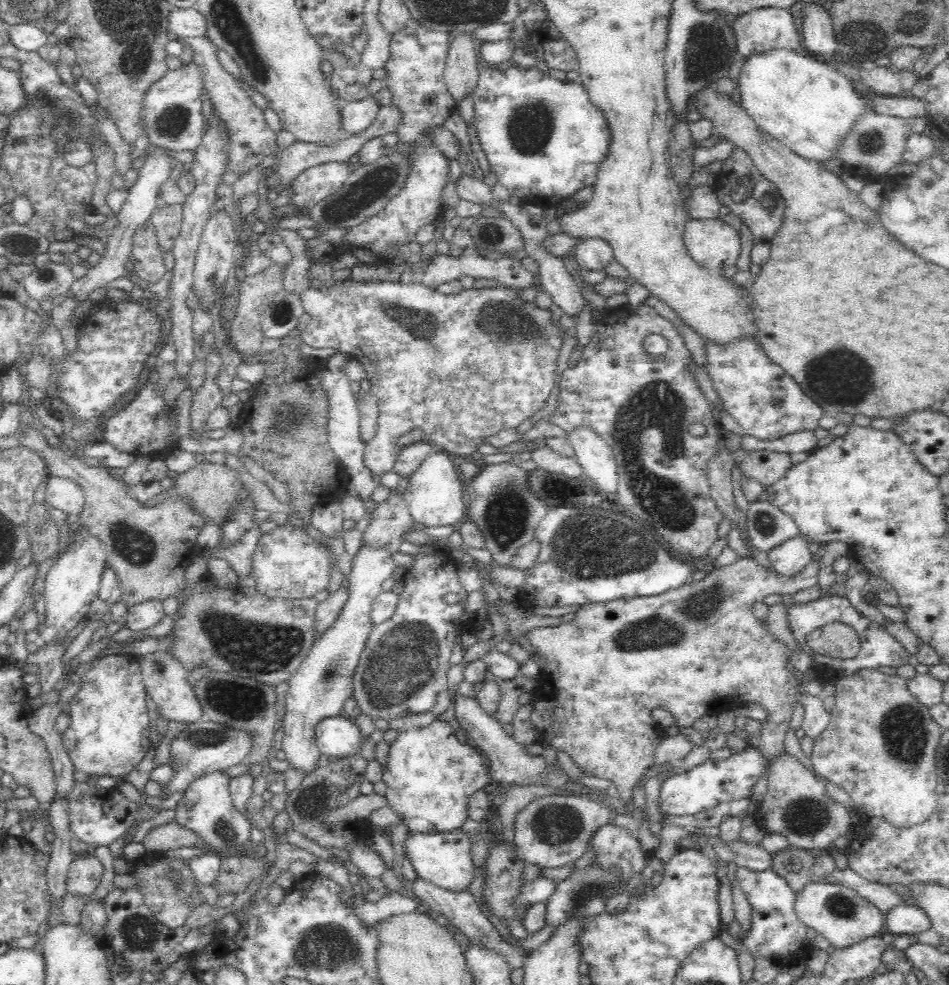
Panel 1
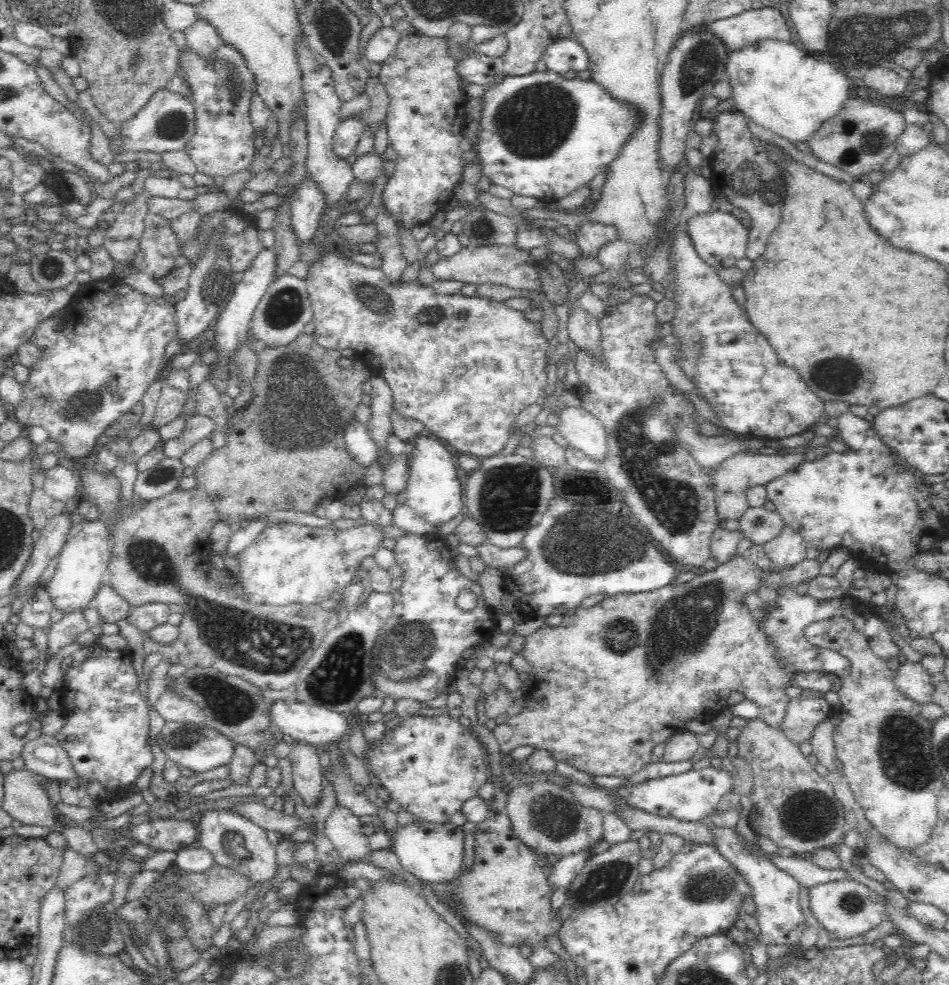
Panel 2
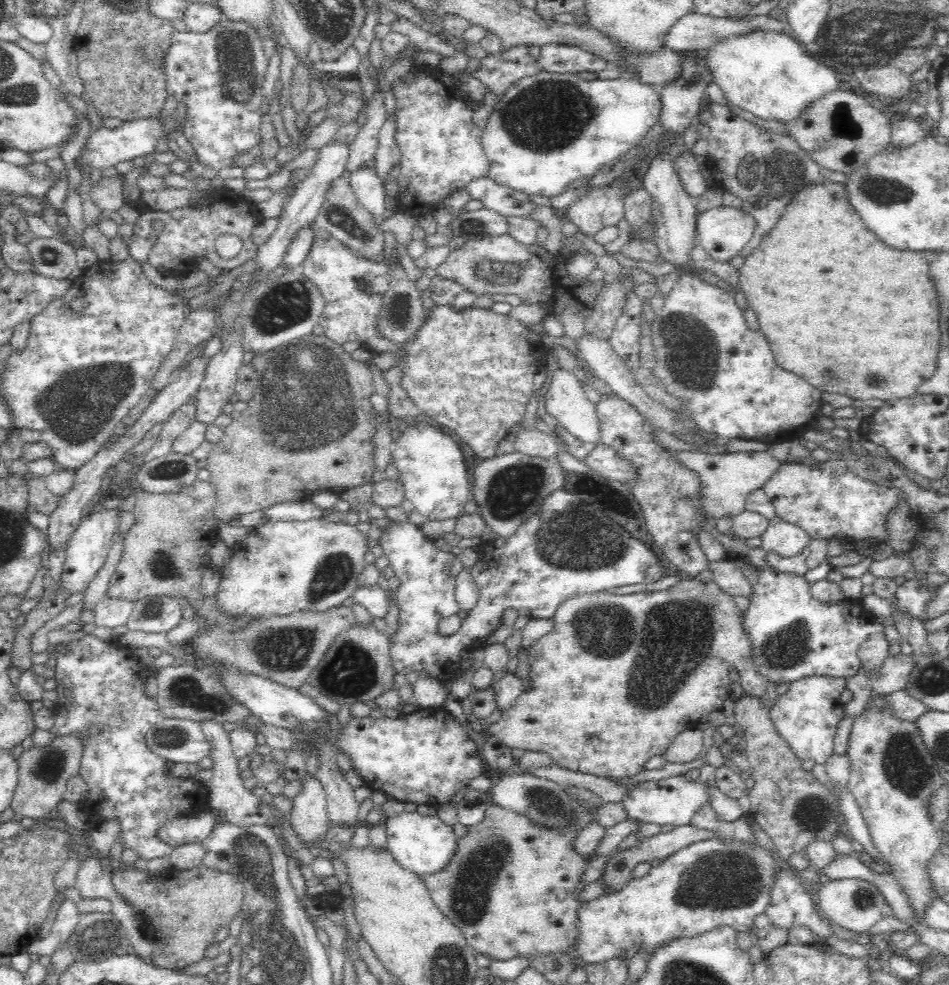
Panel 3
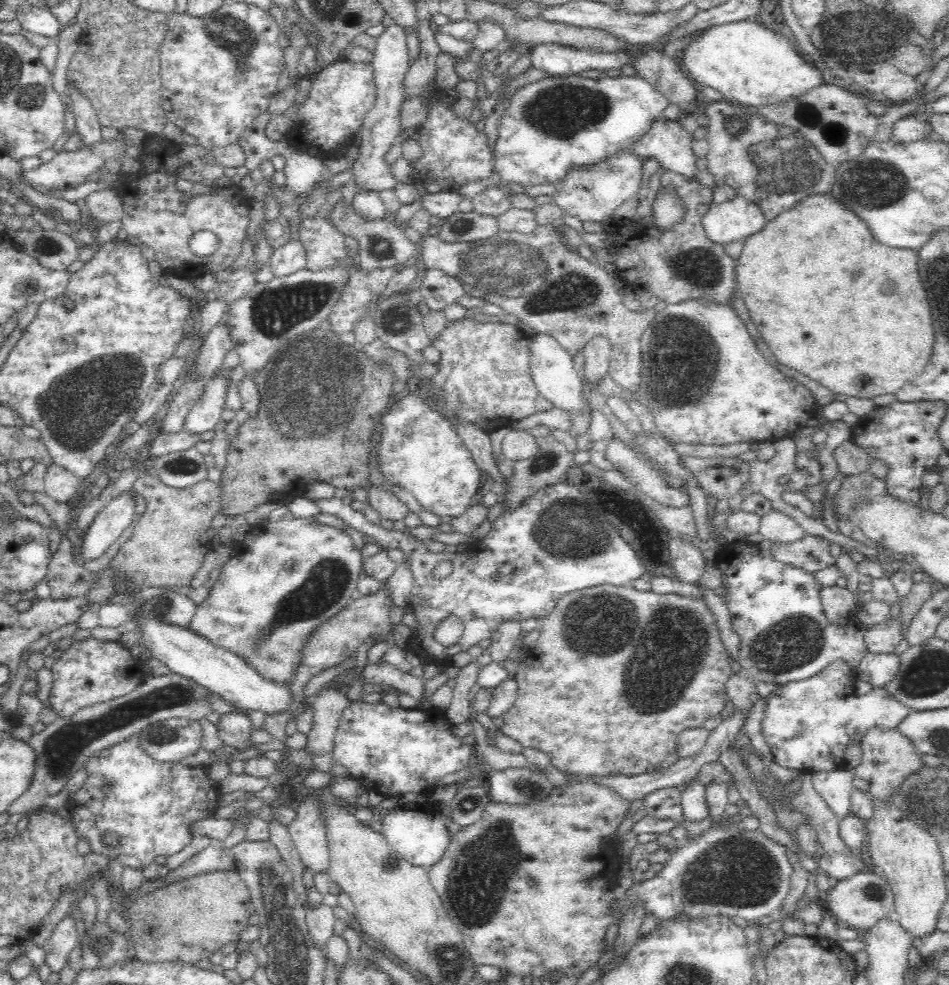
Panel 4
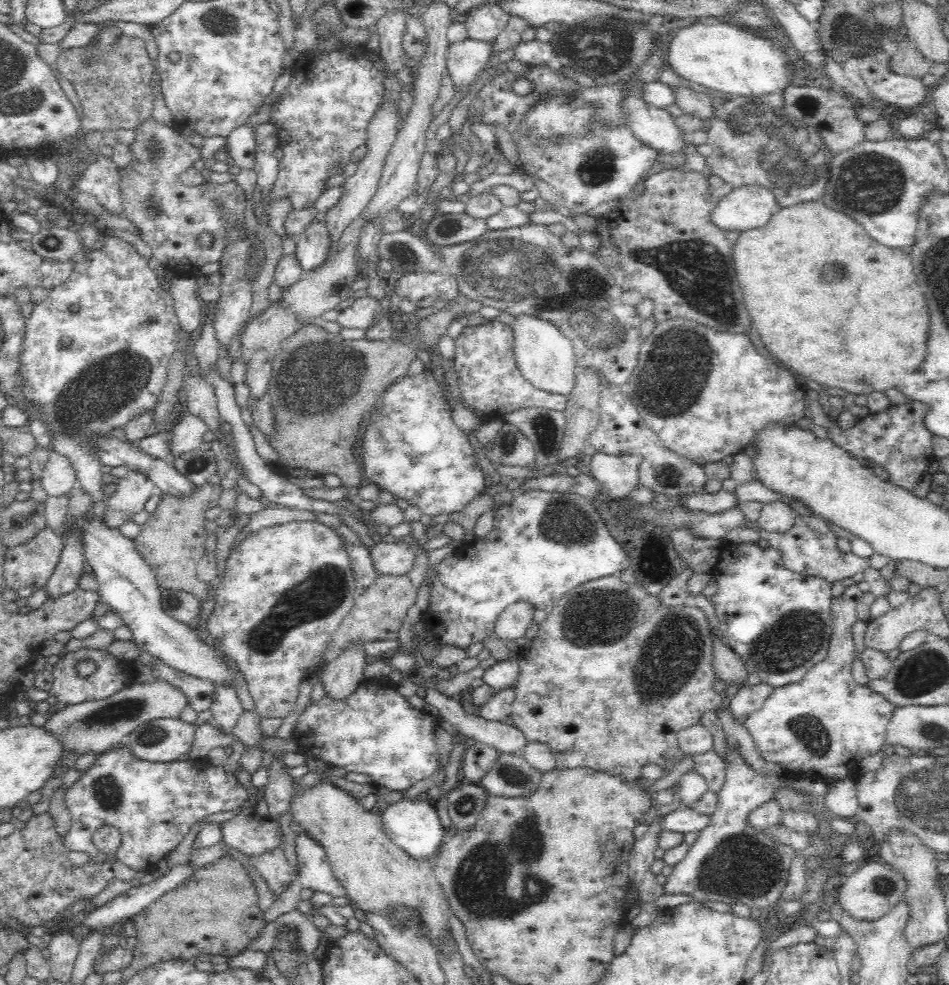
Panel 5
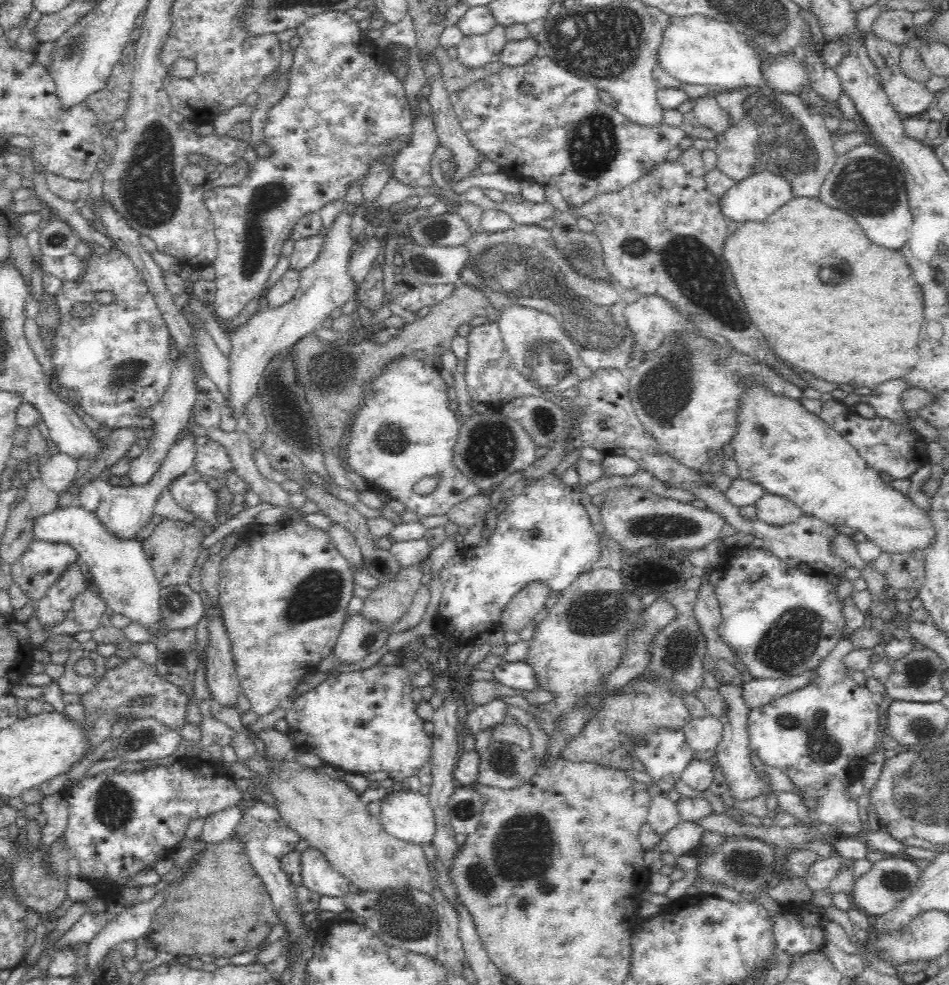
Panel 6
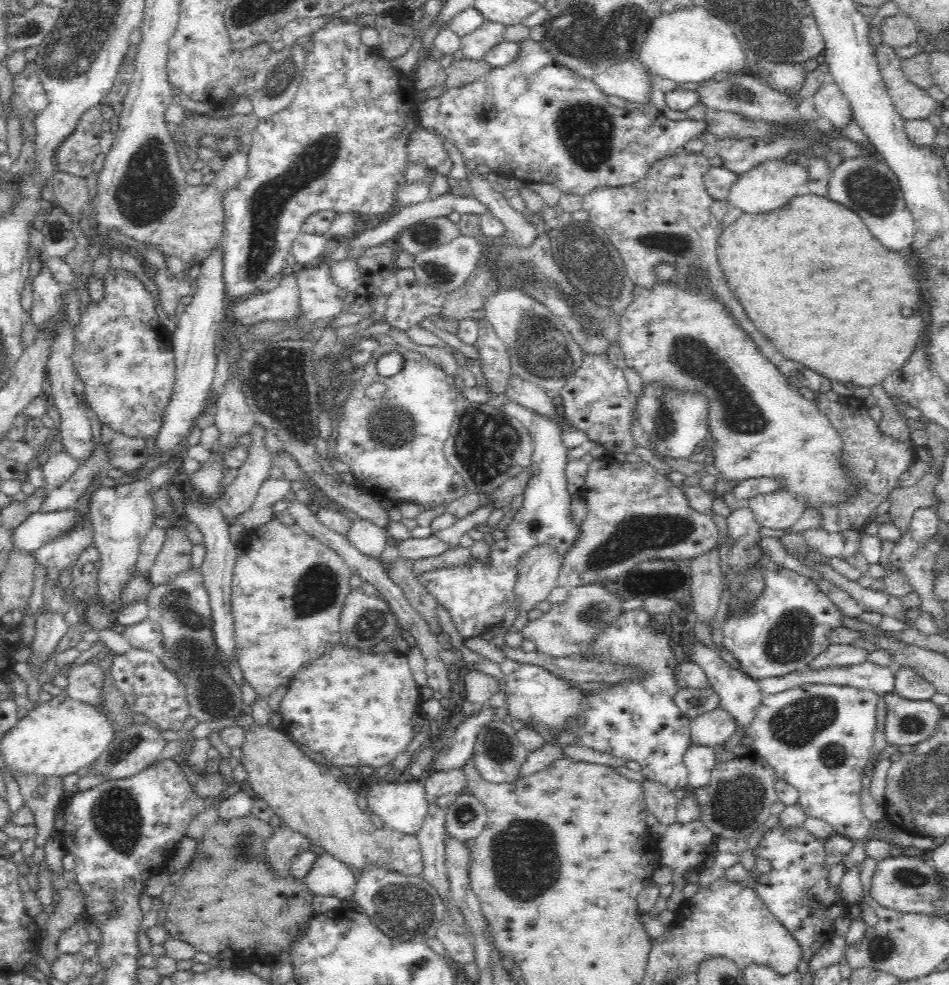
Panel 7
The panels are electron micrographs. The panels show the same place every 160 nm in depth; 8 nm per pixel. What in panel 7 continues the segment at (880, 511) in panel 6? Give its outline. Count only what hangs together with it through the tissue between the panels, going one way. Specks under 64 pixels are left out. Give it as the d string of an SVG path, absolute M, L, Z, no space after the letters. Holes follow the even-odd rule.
M692 263L691 267L685 274L687 281L680 281L679 283L660 282L651 286L650 288L644 288L636 296L634 302L628 306L626 312L619 318L619 332L618 343L621 348L621 354L624 356L624 362L628 368L632 368L640 378L642 378L642 385L650 389L658 387L658 389L666 389L666 391L676 391L680 395L698 395L702 398L706 398L706 427L708 427L708 434L714 439L714 447L712 449L712 456L714 456L713 468L716 468L717 475L724 476L726 482L730 482L732 486L738 486L740 482L748 480L749 478L760 478L763 476L771 477L776 475L780 481L786 481L787 491L797 498L799 503L802 500L809 502L809 504L832 504L836 500L842 500L842 494L847 487L847 480L843 476L843 468L841 468L841 452L839 452L842 442L840 441L840 435L836 433L836 430L832 429L832 425L828 419L824 417L818 408L814 405L814 402L807 400L801 395L799 390L791 383L790 379L787 379L784 374L779 370L778 366L770 362L758 348L758 344L754 342L754 338L750 338L750 334L738 324L738 320L732 315L732 311L726 307L726 303L716 295L716 291L712 290L710 285L706 285L708 280L708 271L700 265L700 263Z

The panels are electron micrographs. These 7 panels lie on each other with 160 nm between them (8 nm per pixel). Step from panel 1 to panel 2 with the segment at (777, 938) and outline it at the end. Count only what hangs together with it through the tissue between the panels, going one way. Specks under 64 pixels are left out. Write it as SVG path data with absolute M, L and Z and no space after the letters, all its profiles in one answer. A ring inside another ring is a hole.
M704 818L700 821L707 827L712 835L712 843L716 845L716 849L725 857L731 860L739 872L747 876L751 886L755 888L753 900L756 904L756 919L760 928L758 940L763 941L767 945L788 945L798 942L808 922L804 918L803 910L800 907L800 887L796 878L789 875L788 872L778 867L767 856L767 852L760 848L758 842L754 840L746 840L744 836L738 834L736 825L720 826L716 825L710 818Z

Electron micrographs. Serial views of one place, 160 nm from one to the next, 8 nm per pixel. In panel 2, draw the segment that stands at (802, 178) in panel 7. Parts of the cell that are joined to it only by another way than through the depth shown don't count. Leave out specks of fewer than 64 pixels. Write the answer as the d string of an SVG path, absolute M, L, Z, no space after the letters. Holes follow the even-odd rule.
M717 209L696 214L687 220L686 229L692 237L692 242L700 258L715 270L735 266L737 260L745 257L749 240L748 228L731 212L722 212Z

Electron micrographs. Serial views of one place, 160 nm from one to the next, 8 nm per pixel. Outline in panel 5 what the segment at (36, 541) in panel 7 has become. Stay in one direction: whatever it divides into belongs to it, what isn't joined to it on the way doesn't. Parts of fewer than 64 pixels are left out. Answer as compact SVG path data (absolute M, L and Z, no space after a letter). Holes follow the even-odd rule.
M86 513L80 514L80 516L76 516L76 518L72 519L65 527L63 527L62 523L62 528L58 530L58 533L65 541L68 539L68 536L72 538L72 534L77 534L77 540L80 541L86 562L90 564L90 568L92 568L91 573L94 574L94 578L96 578L96 582L98 582L97 591L98 594L100 594L100 600L108 606L110 611L120 616L120 618L123 618L125 625L132 631L133 641L138 646L138 649L162 659L164 663L174 667L174 669L184 671L200 679L208 678L208 680L212 682L234 682L234 675L232 675L234 670L217 654L213 644L211 642L208 644L202 643L195 629L190 629L187 623L172 618L162 608L162 588L158 585L158 579L156 579L152 567L148 565L146 559L142 557L142 553L138 551L136 541L123 536L119 527L108 525L104 519L101 513L96 513L92 516Z

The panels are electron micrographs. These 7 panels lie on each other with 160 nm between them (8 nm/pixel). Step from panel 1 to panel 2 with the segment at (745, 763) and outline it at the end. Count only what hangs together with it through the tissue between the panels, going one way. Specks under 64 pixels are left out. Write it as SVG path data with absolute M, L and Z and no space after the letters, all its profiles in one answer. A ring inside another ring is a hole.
M707 764L705 768L691 768L681 774L645 779L615 790L623 803L634 810L657 814L662 818L676 818L684 822L699 822L708 818L718 806L718 801L733 787L734 777L724 769Z

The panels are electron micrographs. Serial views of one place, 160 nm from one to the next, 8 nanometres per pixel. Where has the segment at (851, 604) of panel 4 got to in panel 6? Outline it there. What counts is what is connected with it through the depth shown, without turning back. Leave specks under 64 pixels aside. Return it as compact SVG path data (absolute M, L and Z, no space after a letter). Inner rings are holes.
M848 637L818 666L818 678L791 693L775 698L762 706L752 707L748 714L749 749L766 766L784 772L798 792L808 801L810 825L834 829L838 836L859 838L866 832L860 819L858 799L848 788L860 778L867 764L866 756L878 738L878 702L866 687L852 679L841 663L843 654L854 650Z

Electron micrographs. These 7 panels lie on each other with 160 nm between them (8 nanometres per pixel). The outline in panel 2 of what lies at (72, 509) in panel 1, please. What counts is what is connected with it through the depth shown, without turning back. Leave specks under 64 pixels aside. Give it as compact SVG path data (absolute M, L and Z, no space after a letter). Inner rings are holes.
M61 462L52 469L44 470L46 476L41 484L45 492L56 500L66 503L75 501L80 496L80 480L70 464Z

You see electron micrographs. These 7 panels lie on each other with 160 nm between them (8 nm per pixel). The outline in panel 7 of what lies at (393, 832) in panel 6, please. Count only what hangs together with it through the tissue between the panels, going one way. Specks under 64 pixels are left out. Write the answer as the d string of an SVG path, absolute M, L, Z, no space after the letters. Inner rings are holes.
M401 777L388 782L388 780L375 778L366 780L362 787L364 787L364 800L372 810L372 815L381 818L385 828L394 829L402 835L417 834L419 824L428 806L424 796L423 784L420 780Z

